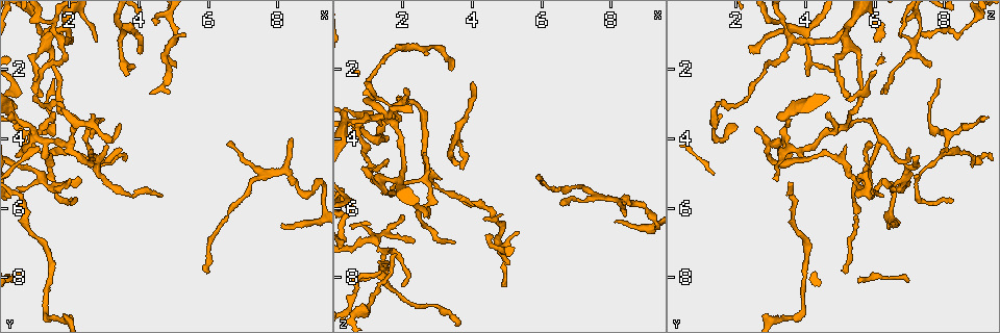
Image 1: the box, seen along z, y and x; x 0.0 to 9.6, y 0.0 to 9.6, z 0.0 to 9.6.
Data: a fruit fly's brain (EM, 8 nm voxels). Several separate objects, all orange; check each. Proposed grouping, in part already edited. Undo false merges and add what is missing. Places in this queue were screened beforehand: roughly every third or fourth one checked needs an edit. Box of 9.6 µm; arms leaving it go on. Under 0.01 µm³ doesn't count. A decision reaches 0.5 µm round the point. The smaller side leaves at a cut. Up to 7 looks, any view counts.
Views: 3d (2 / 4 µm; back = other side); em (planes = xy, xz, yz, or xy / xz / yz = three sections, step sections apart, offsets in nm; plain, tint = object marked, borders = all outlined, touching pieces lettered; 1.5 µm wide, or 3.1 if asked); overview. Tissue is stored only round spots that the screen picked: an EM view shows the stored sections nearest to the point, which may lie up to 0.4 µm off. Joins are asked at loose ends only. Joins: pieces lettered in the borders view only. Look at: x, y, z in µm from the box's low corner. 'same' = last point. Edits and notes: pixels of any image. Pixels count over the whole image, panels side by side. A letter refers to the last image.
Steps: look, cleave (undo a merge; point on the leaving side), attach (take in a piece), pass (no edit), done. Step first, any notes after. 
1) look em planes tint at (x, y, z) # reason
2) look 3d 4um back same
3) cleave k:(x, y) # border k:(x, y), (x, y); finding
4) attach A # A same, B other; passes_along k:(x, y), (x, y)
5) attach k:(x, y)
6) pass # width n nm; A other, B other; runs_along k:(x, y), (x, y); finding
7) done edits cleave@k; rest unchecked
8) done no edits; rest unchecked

look 3d 4um at (4.60, 5.65, 6.20) # branch stops here

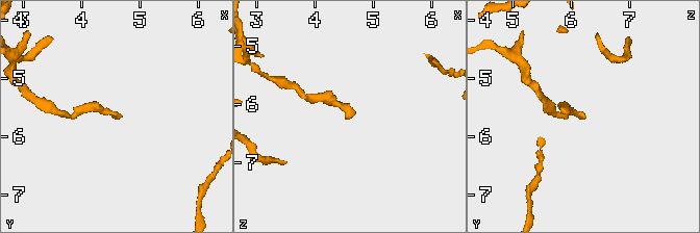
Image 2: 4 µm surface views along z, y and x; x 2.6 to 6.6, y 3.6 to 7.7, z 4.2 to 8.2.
look em planes tint at (4.50, 5.60, 6.25) # now the EM

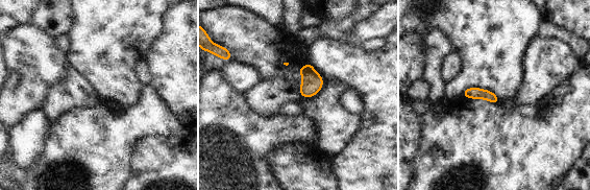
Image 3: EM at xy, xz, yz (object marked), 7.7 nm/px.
look em planes borders same

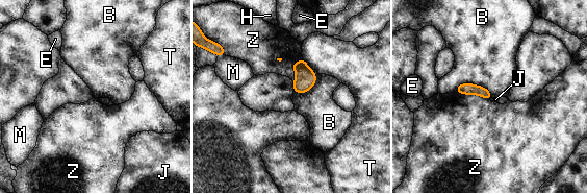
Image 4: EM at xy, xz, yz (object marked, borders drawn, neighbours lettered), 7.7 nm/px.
pass # B other, E other, H other, J other, M other, T other, Z other; border 4:(454, 91), (475, 83), (492, 97); no lettered piece goes on from it

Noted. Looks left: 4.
look em planes tint at (5.85, 7.85, 5.00) # free end

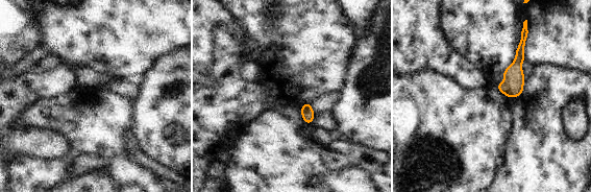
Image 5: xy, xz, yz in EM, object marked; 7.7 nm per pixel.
look em planes borders same

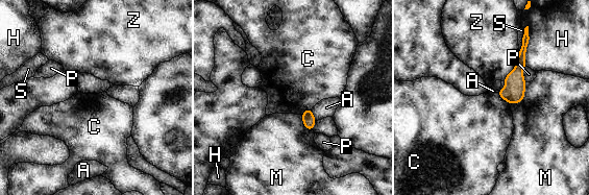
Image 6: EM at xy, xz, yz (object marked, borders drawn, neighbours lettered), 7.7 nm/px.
pass # A other, C other, H other, M other, P other, S other, Z other; runs_along 6:(523, 48), (511, 100); none of them fits

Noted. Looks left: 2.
look em planes borders at (8.40, 4.00, 6.15) # free end

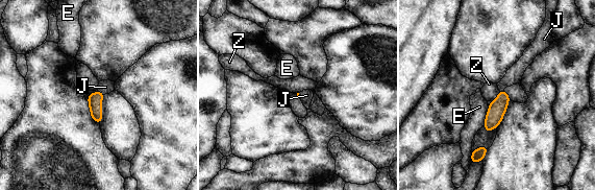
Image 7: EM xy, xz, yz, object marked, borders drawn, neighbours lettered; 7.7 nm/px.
attach J # E other, J same, Z other; passes_along 7:(95, 99), (101, 92), (105, 87); it goes on there

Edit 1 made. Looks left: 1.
done edits attach@7; rest unchecked

